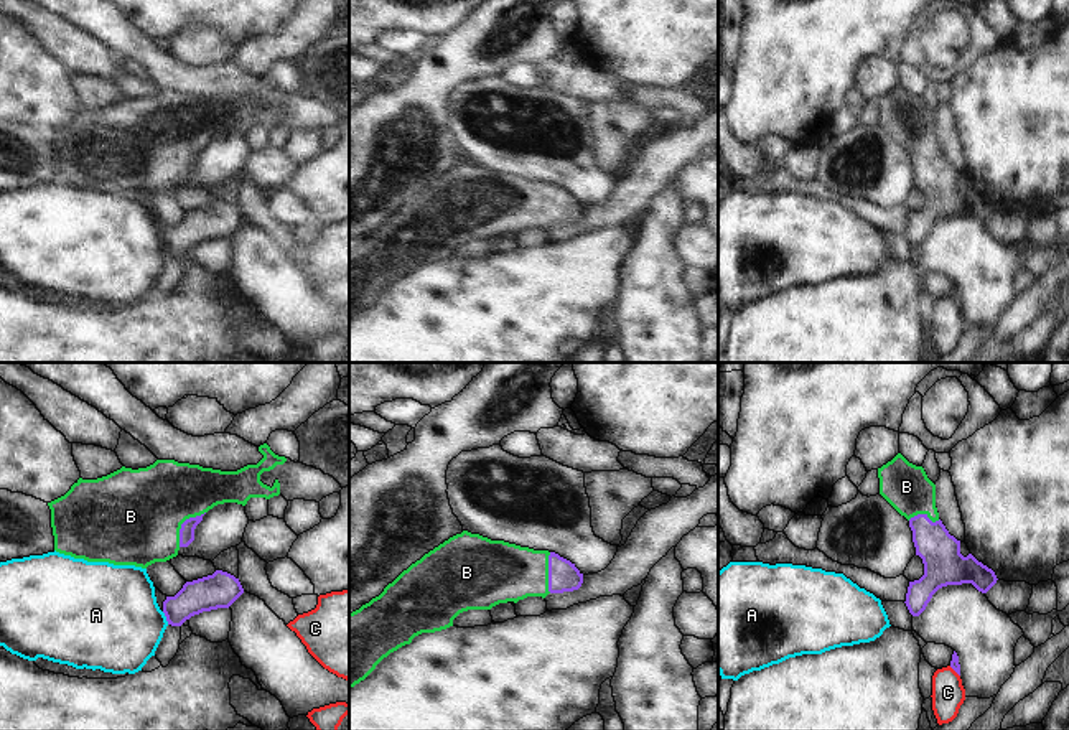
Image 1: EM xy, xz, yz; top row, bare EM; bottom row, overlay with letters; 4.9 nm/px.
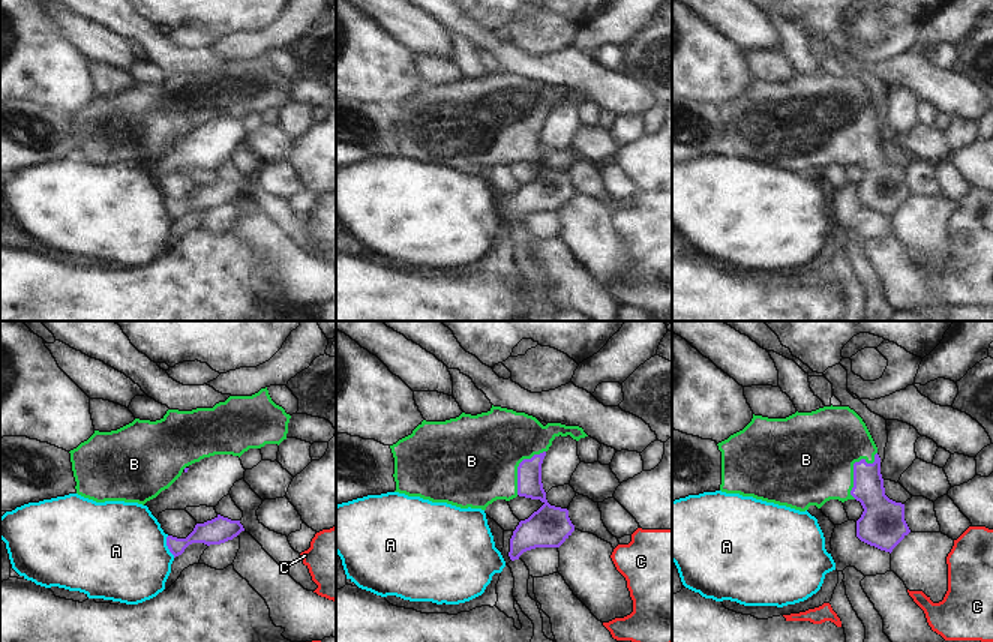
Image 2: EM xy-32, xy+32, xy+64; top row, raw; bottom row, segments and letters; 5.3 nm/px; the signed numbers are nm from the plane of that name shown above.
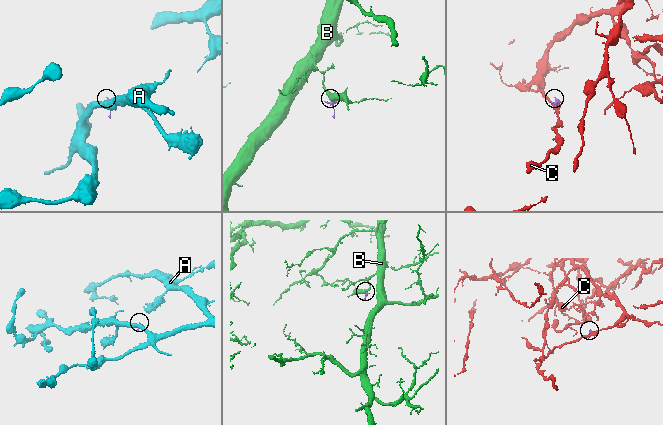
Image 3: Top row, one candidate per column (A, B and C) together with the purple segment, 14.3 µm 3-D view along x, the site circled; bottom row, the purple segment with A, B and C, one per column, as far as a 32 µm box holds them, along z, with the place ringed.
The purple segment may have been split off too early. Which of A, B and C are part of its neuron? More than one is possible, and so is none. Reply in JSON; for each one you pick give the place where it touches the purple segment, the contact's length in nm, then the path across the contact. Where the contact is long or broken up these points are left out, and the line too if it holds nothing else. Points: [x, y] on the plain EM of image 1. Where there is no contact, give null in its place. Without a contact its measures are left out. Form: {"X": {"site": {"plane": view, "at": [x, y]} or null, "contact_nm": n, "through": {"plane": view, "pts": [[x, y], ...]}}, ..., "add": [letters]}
{"B": {"site": {"plane": "xy", "at": [182, 155]}, "contact_nm": 220, "through": {"plane": "xy", "pts": [[186, 163], [182, 155], [173, 147], [132, 147]]}}, "add": ["B"]}

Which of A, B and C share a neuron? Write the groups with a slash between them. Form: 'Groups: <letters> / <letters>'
Groups: A / B / C.

